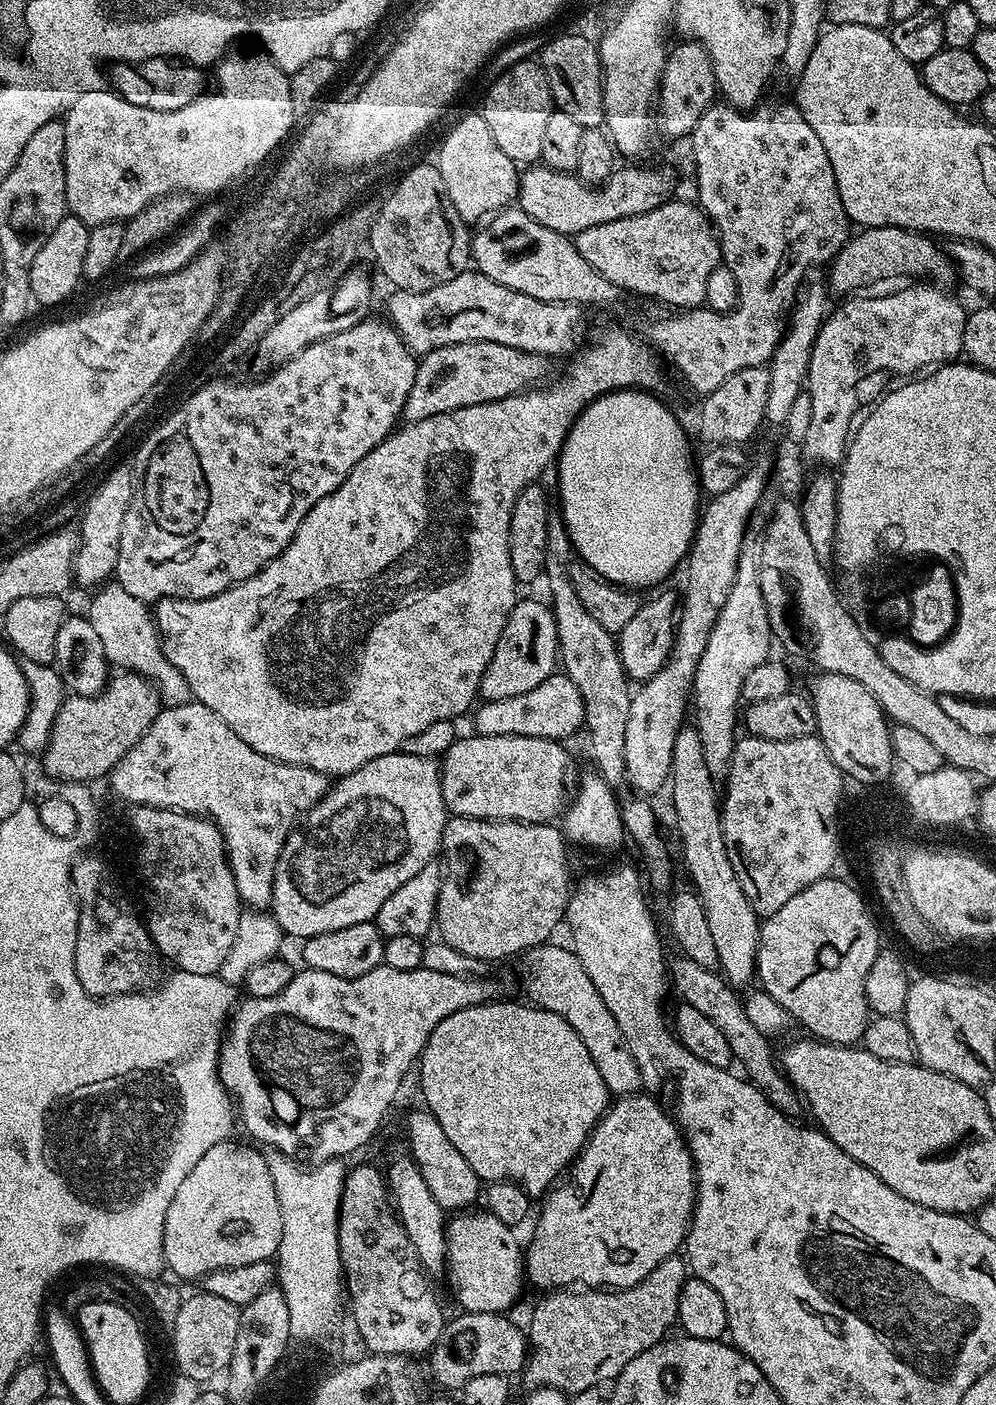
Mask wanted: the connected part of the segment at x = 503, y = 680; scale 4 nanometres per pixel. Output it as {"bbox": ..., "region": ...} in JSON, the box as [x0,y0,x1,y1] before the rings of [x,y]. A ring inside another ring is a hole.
{"bbox":[479,599,559,701],"region":[[[517,599],[511,619],[496,643],[494,658],[490,658],[490,666],[480,683],[479,695],[490,701],[526,694],[557,671],[559,650],[556,619],[551,607],[545,601],[543,604],[540,600]],[[527,616],[536,616],[536,621],[524,620]]]}

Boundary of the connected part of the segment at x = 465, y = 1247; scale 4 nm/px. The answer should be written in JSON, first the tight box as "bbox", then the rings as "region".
{"bbox":[446,1210,526,1313],"region":[[[464,1210],[447,1221],[446,1231],[448,1234],[448,1263],[446,1265],[446,1277],[452,1283],[456,1291],[456,1300],[459,1306],[466,1312],[498,1312],[507,1313],[507,1308],[516,1304],[520,1291],[526,1288],[526,1273],[524,1271],[524,1252],[522,1240],[515,1236],[509,1225],[498,1222],[494,1214],[487,1210]]]}

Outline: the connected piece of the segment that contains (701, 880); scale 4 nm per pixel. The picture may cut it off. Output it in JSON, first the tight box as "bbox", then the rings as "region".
{"bbox":[671,727,762,989],"region":[[[682,727],[674,738],[671,788],[684,868],[692,879],[691,887],[702,902],[710,935],[714,938],[714,950],[718,950],[719,971],[733,988],[747,989],[747,984],[751,980],[753,983],[756,976],[756,948],[760,945],[762,920],[754,906],[750,906],[750,898],[746,890],[742,890],[742,882],[738,882],[734,866],[730,866],[720,821],[722,804],[718,799],[718,784],[710,778],[710,770],[706,770],[706,758],[702,758],[702,738],[695,727]]]}

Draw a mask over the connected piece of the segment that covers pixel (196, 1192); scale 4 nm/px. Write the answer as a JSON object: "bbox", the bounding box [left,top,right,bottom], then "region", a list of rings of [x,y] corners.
{"bbox":[164,1140,282,1282],"region":[[[234,1140],[215,1144],[194,1162],[194,1170],[190,1170],[182,1186],[178,1186],[170,1201],[170,1210],[166,1210],[164,1227],[164,1262],[169,1273],[172,1271],[184,1280],[196,1282],[214,1270],[272,1260],[279,1253],[282,1210],[278,1206],[278,1194],[274,1194],[274,1178],[270,1178],[264,1152],[252,1148],[236,1144]]]}

